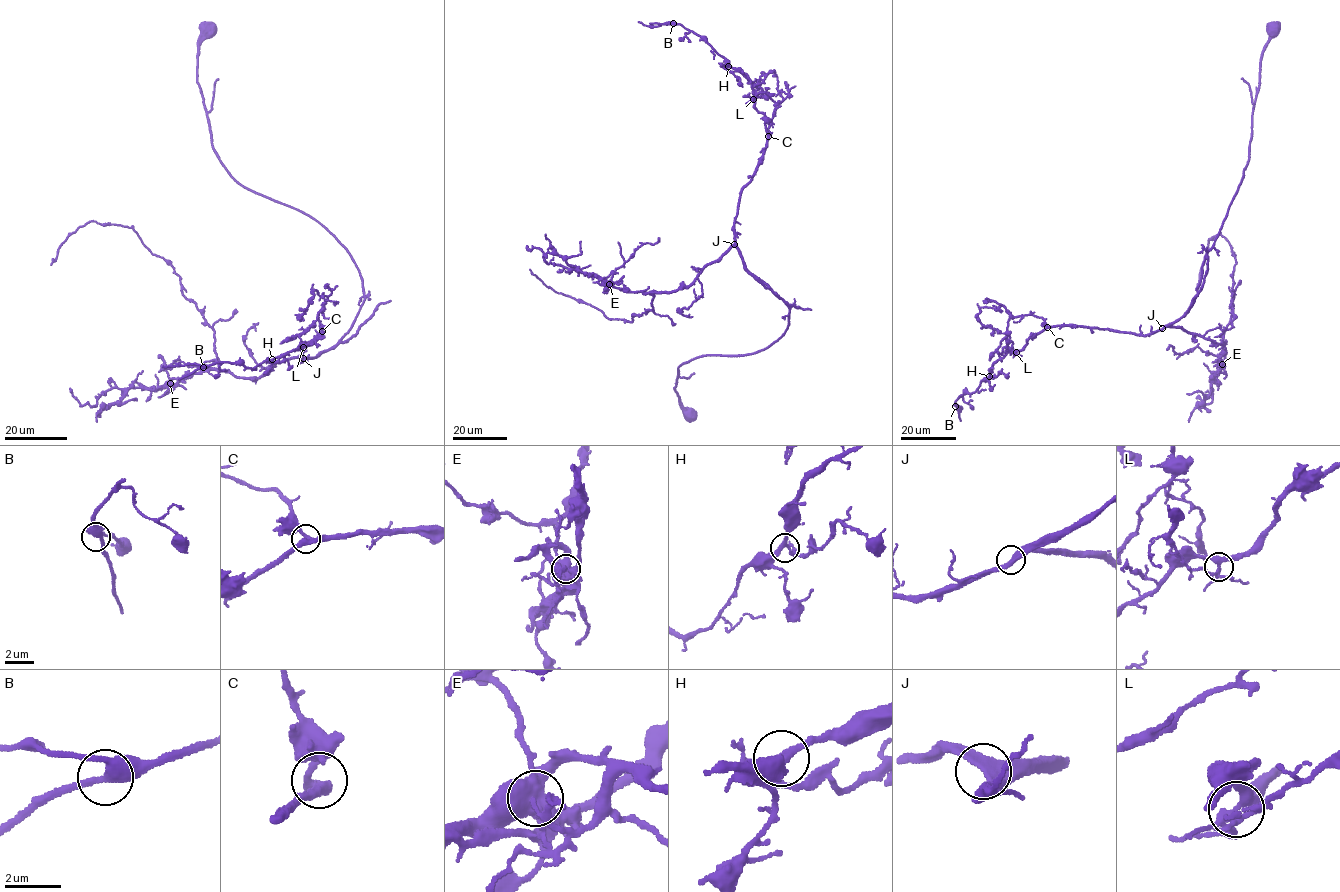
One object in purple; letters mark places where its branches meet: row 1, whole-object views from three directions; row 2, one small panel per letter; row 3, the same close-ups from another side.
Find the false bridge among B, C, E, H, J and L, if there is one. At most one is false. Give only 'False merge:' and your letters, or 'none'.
False merge: E

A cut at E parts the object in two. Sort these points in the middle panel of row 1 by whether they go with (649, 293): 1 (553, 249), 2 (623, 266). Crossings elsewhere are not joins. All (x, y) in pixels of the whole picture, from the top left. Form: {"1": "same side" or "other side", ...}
{"1": "other side", "2": "same side"}

